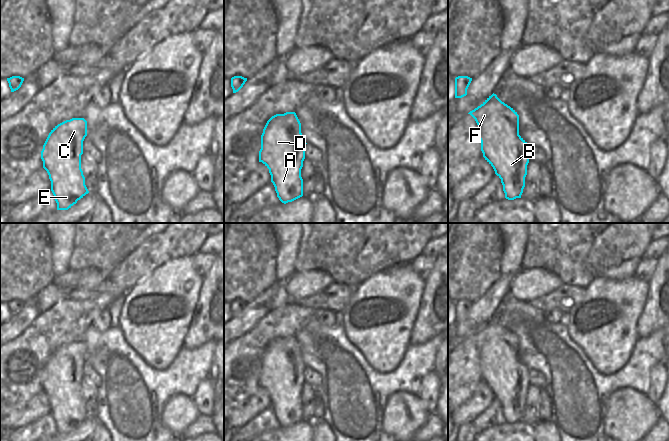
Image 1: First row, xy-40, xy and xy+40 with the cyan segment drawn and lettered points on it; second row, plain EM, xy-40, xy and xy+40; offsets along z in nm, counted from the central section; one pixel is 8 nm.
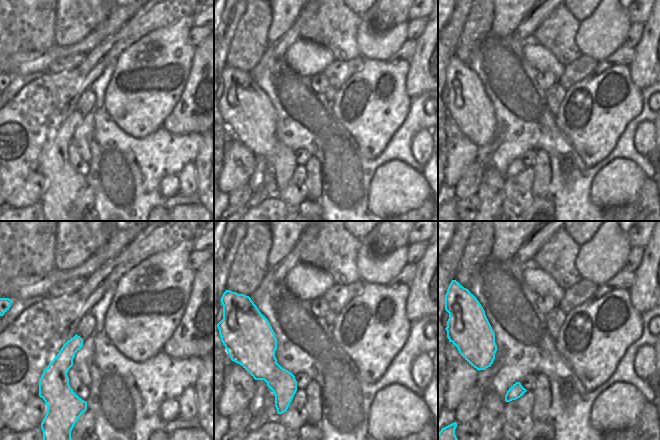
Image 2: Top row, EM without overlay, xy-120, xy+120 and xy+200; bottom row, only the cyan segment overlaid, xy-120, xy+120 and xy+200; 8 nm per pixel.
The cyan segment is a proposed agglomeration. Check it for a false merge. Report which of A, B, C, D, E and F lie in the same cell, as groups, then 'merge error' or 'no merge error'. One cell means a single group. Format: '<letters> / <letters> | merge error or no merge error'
A B C D E F | no merge error

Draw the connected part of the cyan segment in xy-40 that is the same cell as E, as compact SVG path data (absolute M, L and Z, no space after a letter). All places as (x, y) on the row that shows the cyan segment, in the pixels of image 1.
M72 118L55 126L41 151L43 168L51 181L57 210L68 210L89 193L81 169L87 121Z

